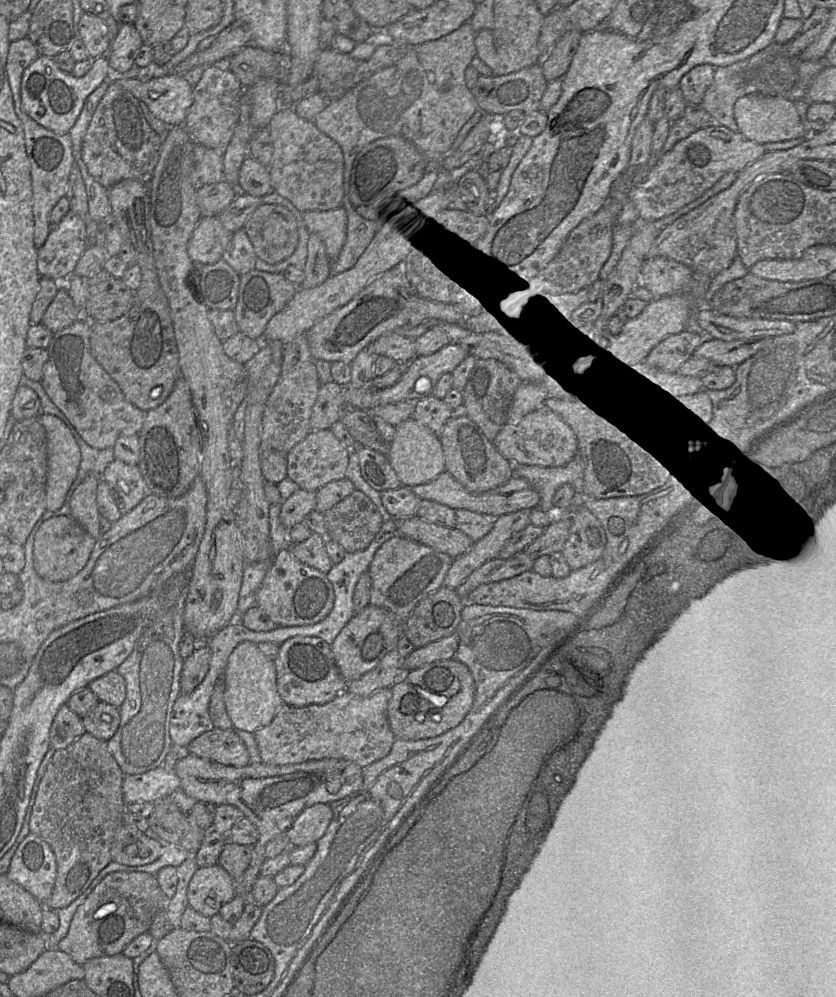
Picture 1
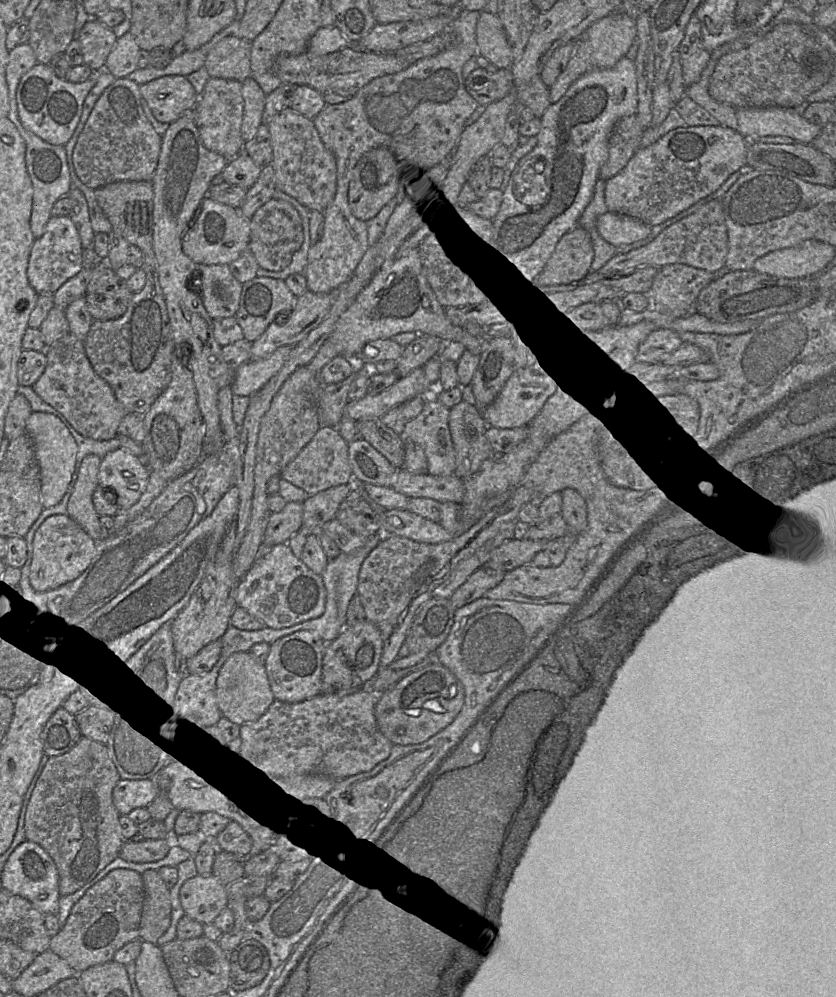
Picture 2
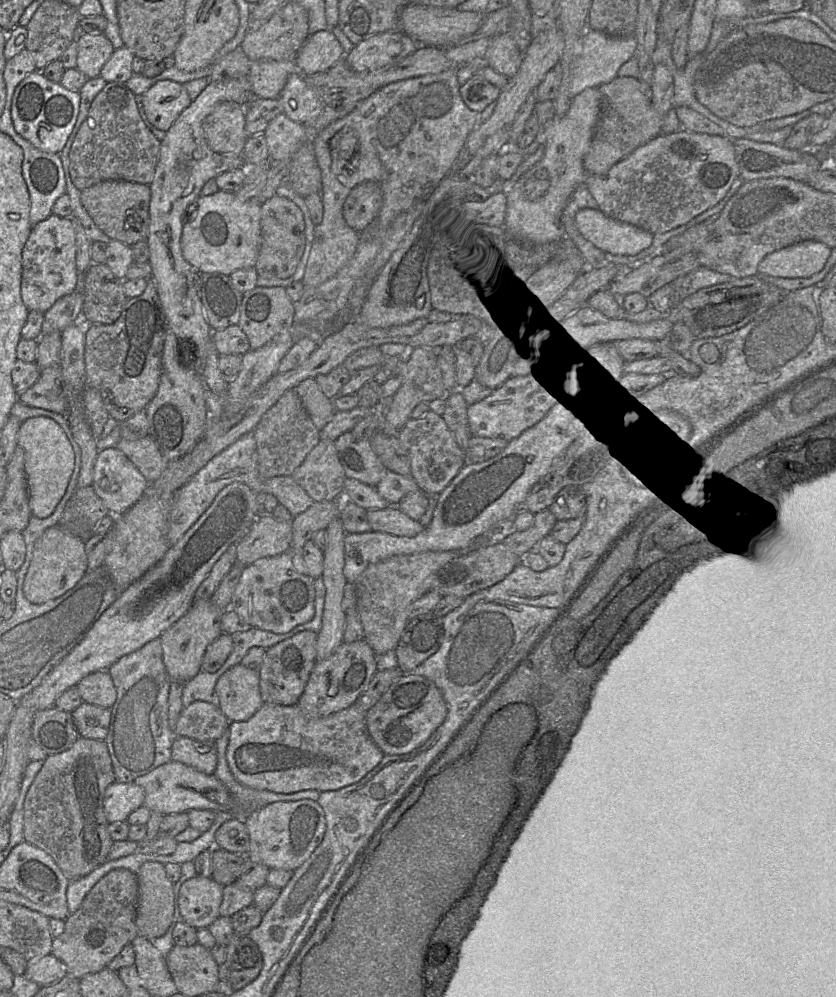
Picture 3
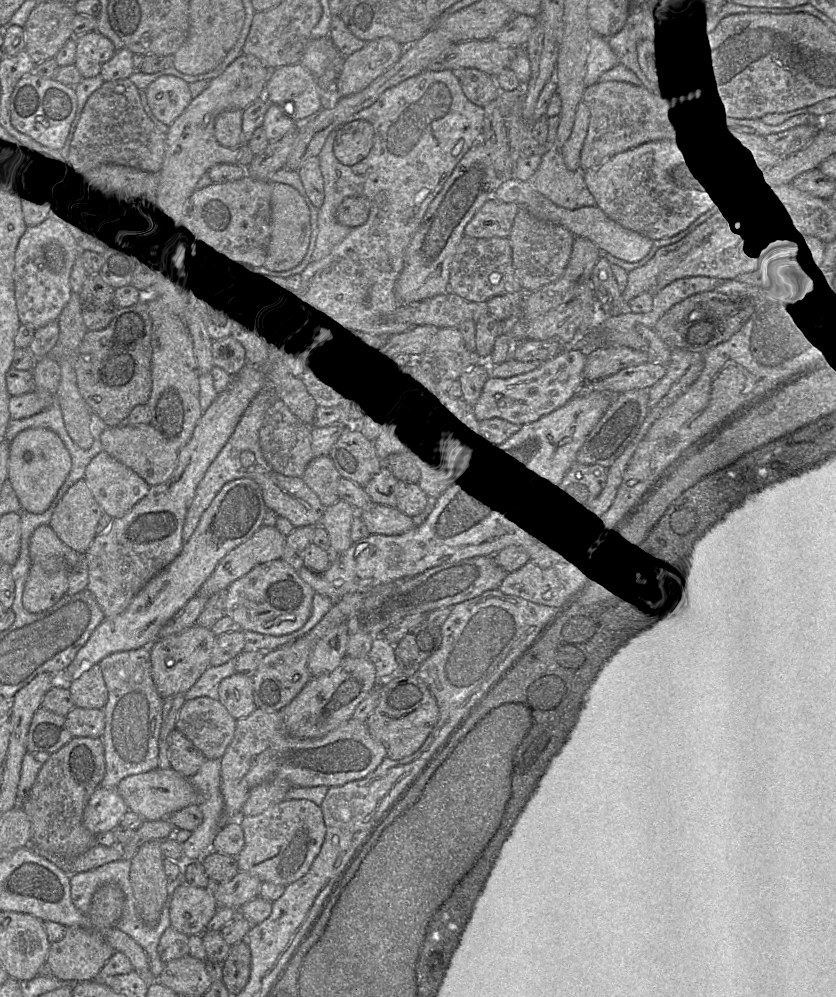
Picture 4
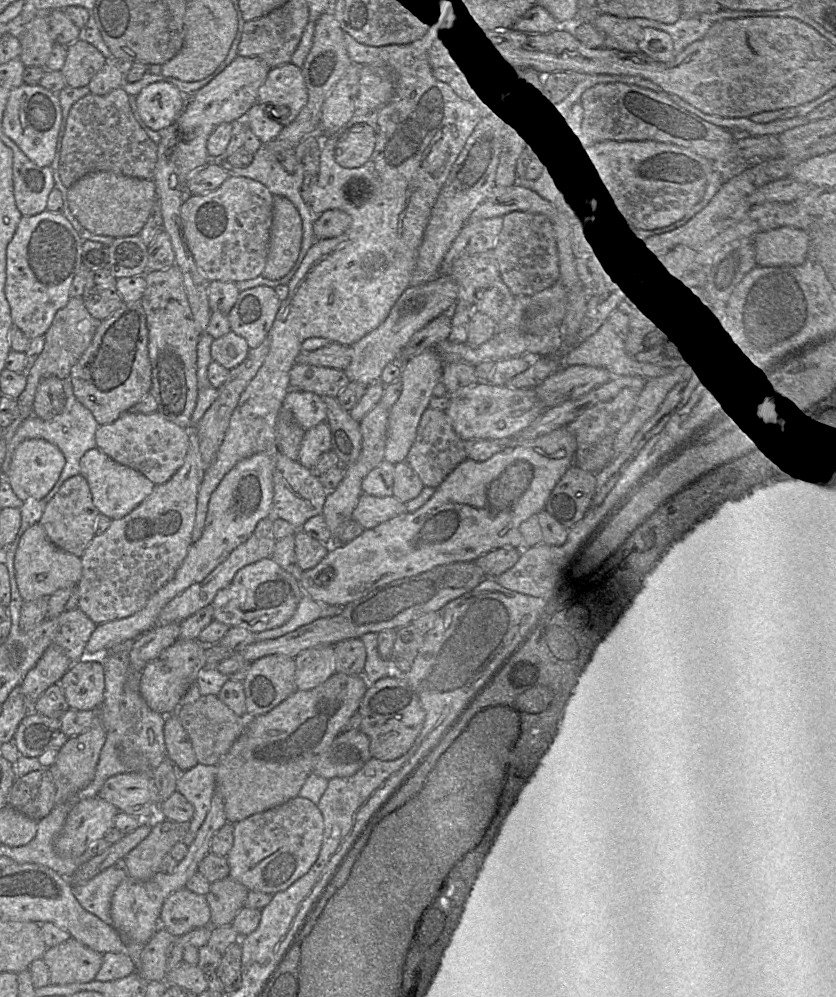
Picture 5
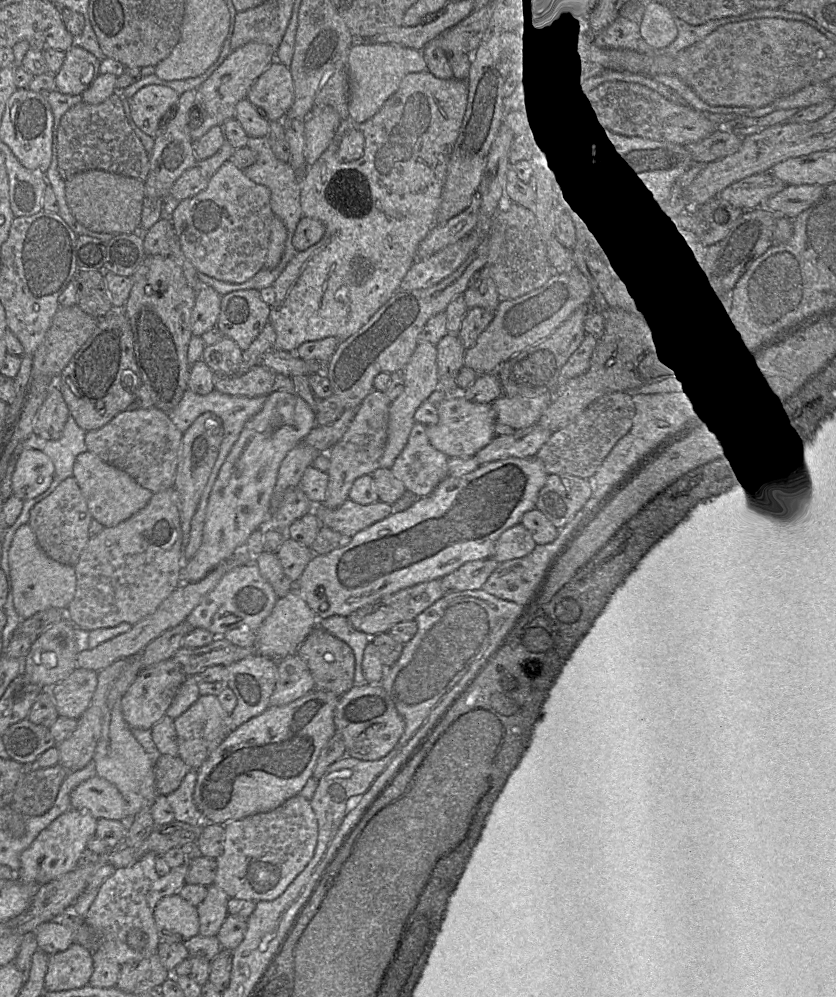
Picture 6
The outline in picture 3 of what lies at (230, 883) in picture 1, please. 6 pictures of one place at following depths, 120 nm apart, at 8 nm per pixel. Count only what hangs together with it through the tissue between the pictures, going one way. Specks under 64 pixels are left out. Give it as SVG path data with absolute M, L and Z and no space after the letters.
M194 877L180 888L181 920L195 929L208 928L220 915L223 886L212 877Z

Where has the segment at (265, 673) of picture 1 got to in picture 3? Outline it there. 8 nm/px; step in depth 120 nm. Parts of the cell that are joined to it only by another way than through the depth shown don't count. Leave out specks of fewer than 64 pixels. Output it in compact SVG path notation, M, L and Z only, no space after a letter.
M236 664L216 682L219 708L230 722L249 720L264 704L259 688L258 670Z

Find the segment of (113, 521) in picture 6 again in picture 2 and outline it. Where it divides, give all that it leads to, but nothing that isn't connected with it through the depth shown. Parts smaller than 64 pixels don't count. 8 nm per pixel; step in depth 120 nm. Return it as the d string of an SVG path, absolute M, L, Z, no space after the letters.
M120 447L101 458L98 485L111 489L118 509L127 510L144 492L149 473L141 458Z

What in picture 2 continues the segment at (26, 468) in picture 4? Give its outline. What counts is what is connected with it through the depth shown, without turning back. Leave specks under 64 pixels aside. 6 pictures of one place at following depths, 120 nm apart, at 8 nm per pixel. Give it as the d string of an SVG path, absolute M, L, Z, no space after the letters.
M32 412L26 421L26 434L33 441L40 468L42 506L54 507L62 500L71 481L78 446L67 426L52 413Z

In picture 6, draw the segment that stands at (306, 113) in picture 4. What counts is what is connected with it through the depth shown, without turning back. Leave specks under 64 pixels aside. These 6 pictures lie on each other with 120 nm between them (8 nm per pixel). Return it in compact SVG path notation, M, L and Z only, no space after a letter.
M274 60L253 83L247 98L268 121L283 121L294 101L289 67Z

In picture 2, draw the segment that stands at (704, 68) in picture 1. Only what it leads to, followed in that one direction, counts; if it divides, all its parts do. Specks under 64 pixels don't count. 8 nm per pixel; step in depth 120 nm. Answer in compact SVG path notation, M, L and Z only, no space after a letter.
M695 13L686 27L678 53L681 60L683 81L688 87L699 80L710 58L710 52L703 46L701 23Z

